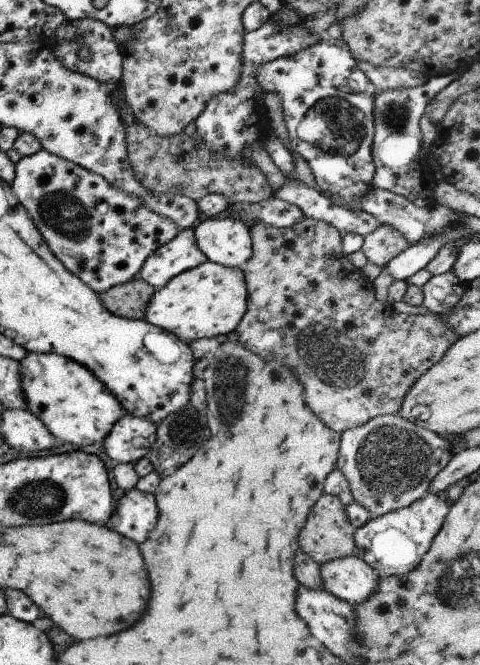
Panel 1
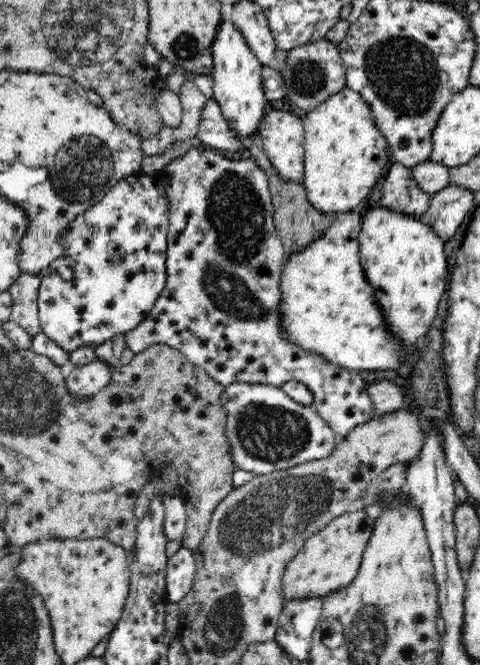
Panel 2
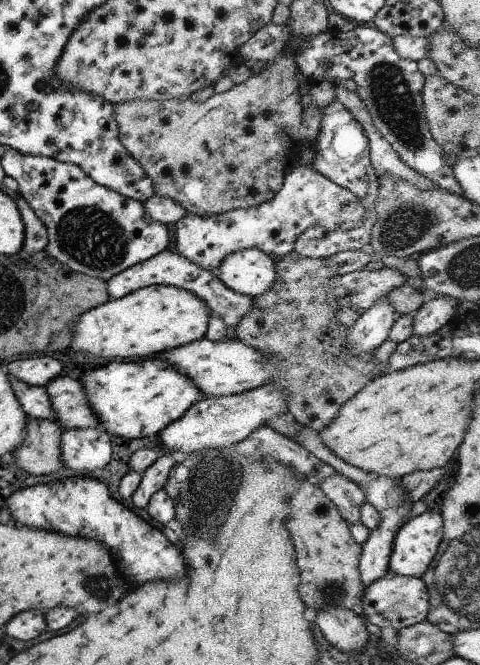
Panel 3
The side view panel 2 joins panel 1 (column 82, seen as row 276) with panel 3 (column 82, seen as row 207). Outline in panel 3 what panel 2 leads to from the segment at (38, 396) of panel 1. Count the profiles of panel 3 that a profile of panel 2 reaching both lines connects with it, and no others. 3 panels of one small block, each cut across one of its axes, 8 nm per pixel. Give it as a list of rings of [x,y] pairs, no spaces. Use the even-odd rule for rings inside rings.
[[[148,357],[132,362],[111,361],[85,371],[78,383],[83,386],[98,426],[108,435],[127,440],[145,436],[153,440],[157,432],[161,432],[173,420],[179,420],[187,408],[200,399],[199,390],[185,380],[185,376],[157,358]]]

